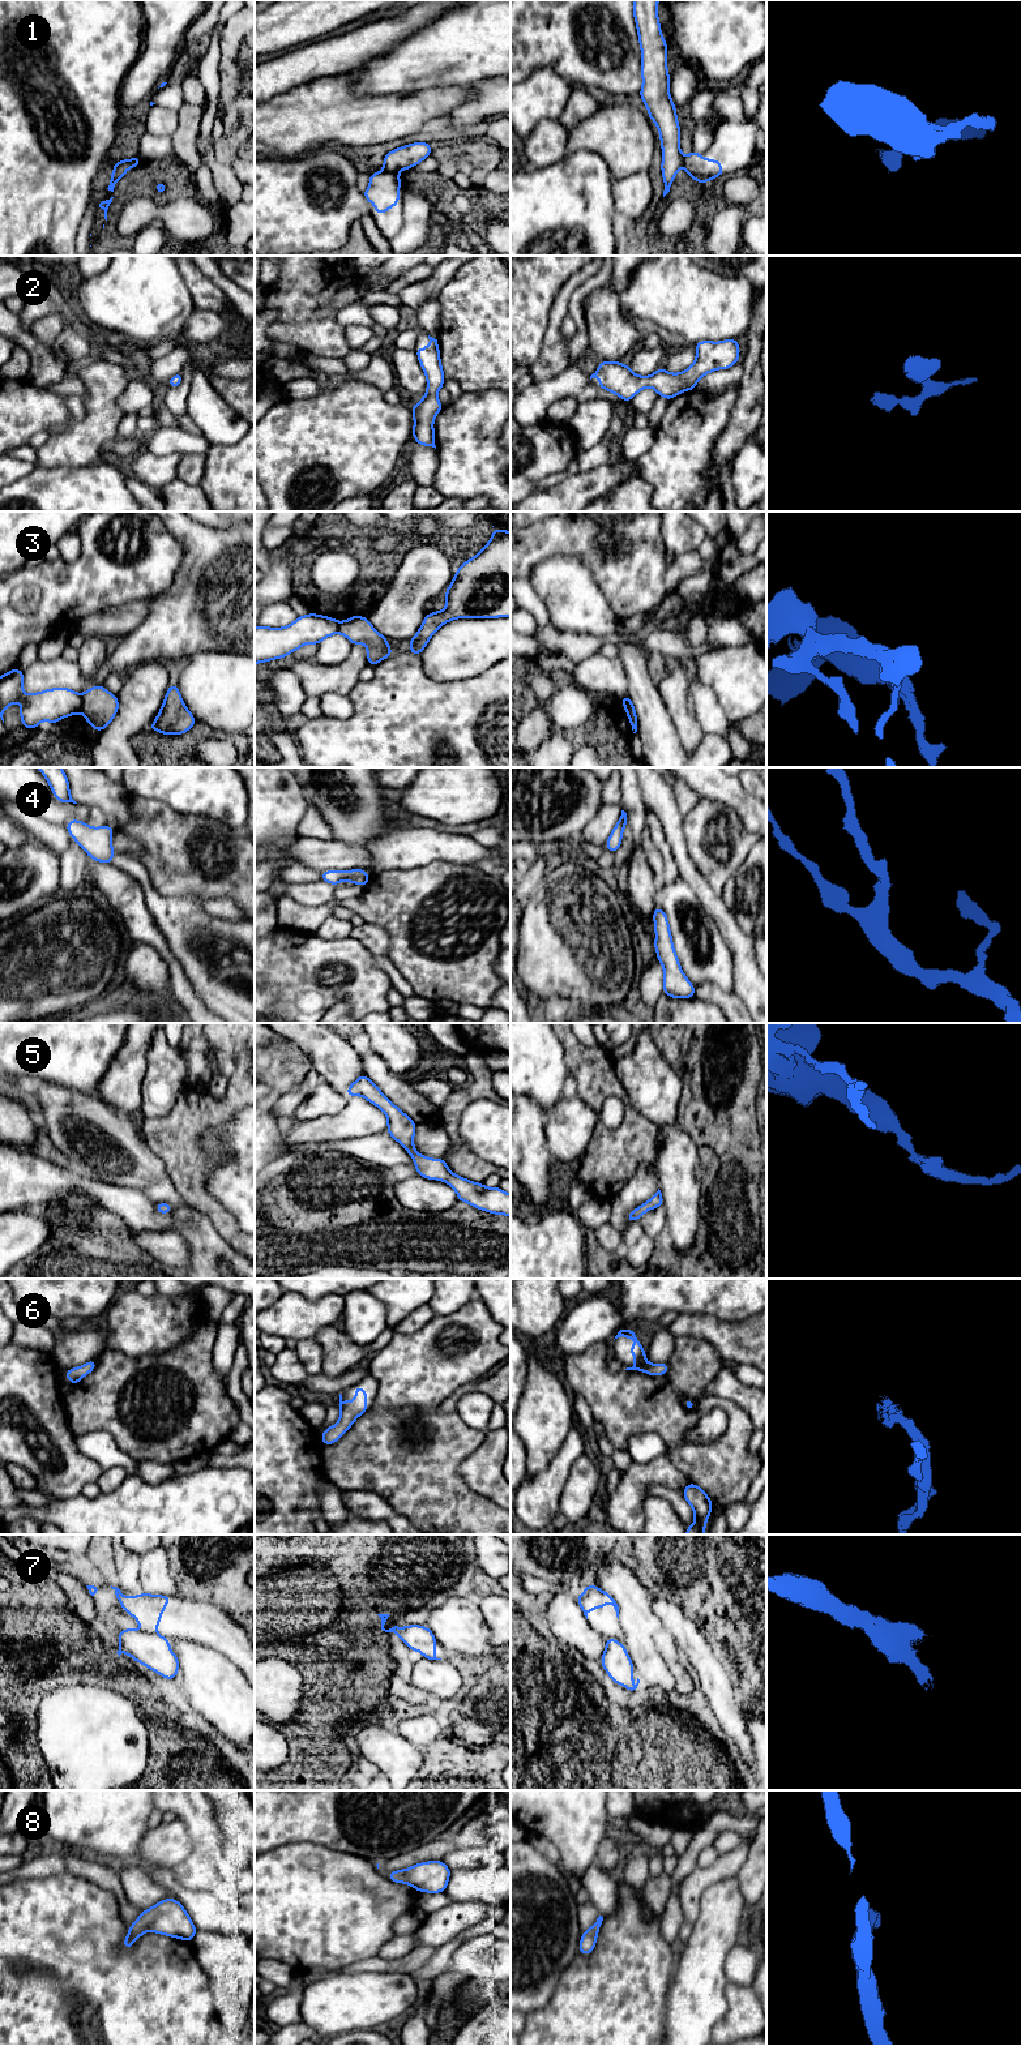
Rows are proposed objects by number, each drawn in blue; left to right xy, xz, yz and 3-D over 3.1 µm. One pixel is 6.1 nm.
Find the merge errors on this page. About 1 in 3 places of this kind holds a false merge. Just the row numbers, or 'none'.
1, 3, 7

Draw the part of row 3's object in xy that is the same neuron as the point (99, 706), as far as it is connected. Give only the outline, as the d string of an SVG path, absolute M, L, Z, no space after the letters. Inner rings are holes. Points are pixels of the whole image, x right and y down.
M94 685L82 695L80 714L95 731L103 731L116 716L119 709L118 695L114 695L102 685Z

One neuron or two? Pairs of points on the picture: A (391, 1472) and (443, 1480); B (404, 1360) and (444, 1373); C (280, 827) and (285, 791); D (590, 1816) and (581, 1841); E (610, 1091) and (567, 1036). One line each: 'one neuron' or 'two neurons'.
A: one neuron
B: one neuron
C: one neuron
D: one neuron
E: one neuron

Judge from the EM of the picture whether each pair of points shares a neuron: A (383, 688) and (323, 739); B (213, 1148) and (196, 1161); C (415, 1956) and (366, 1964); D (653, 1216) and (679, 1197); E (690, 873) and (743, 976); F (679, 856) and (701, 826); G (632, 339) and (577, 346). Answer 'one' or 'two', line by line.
A: one
B: two
C: one
D: two
E: one
F: two
G: two

